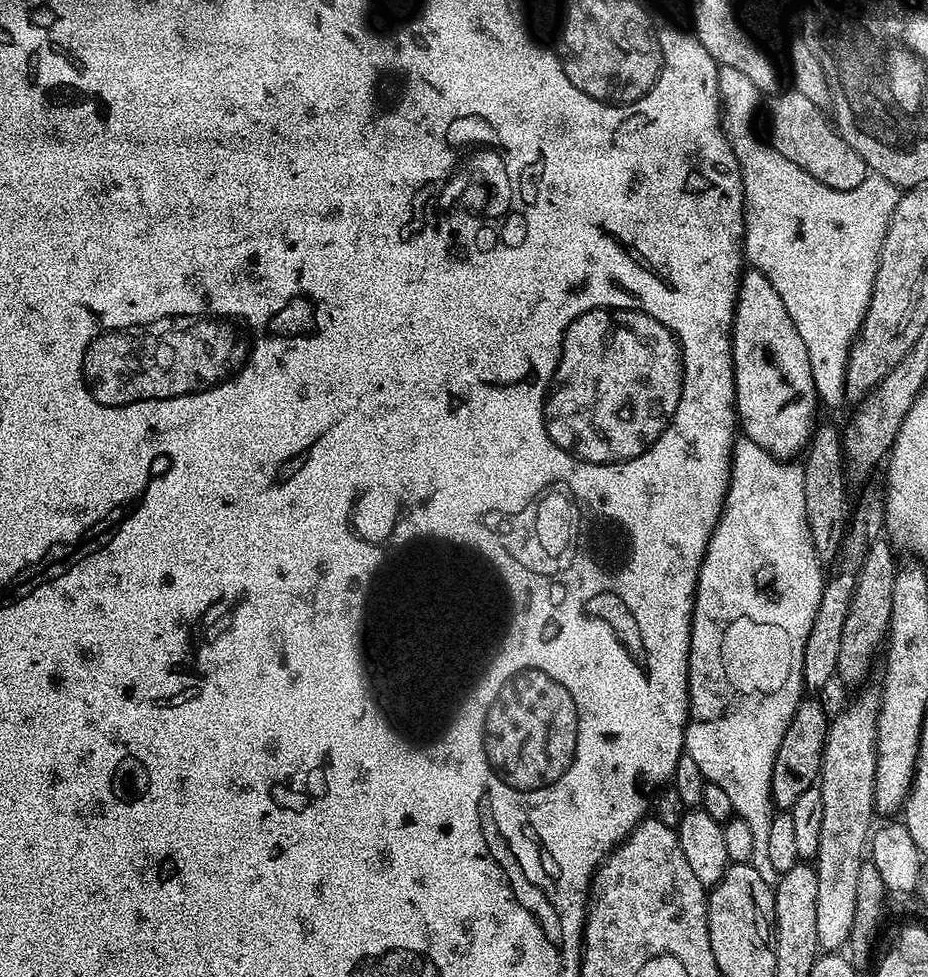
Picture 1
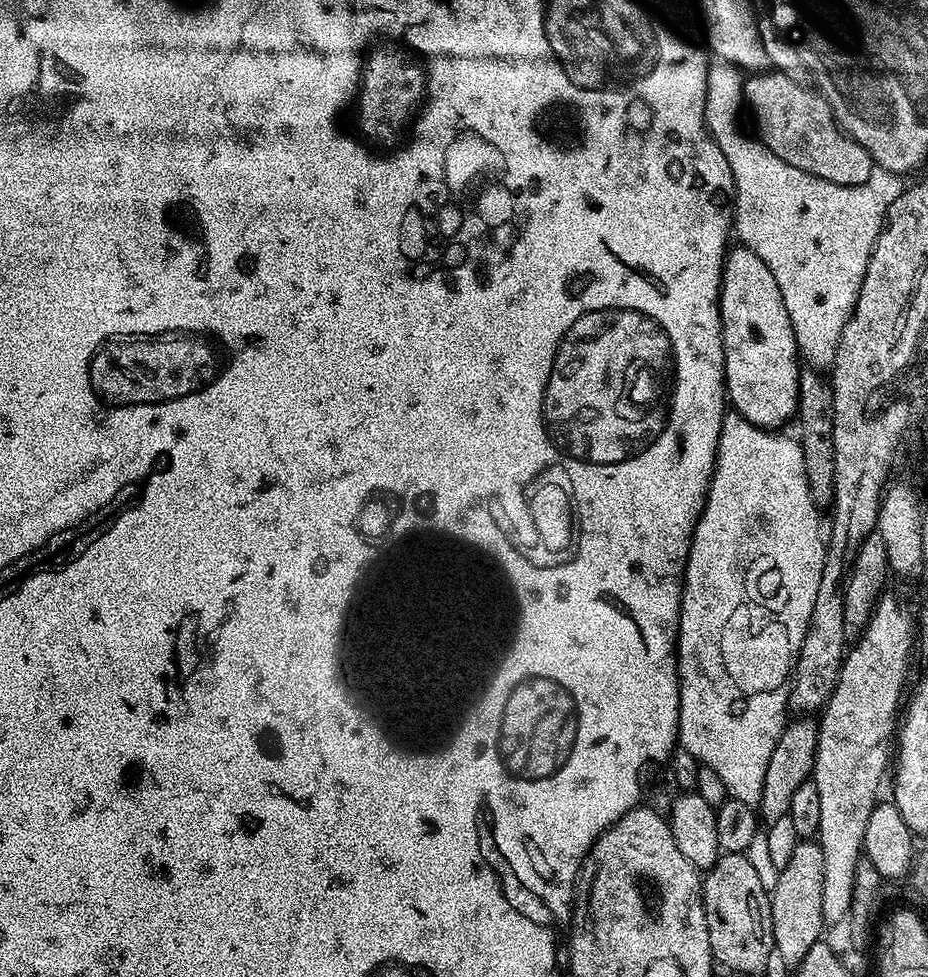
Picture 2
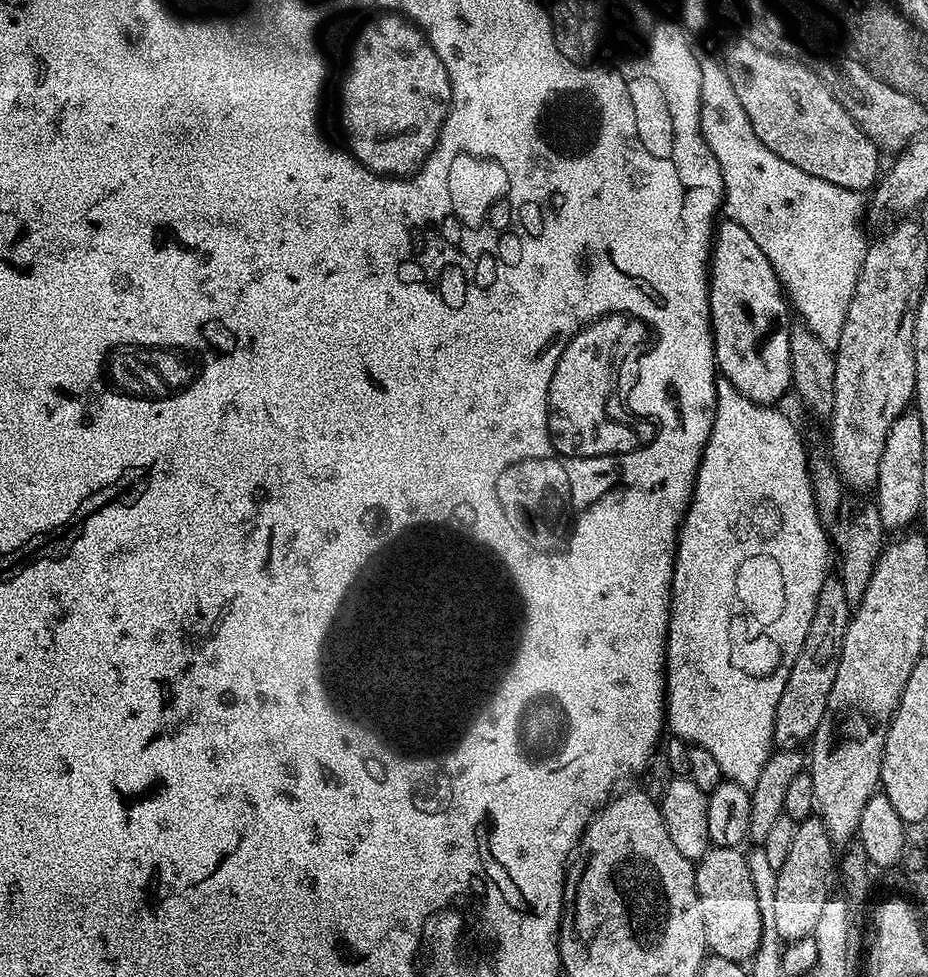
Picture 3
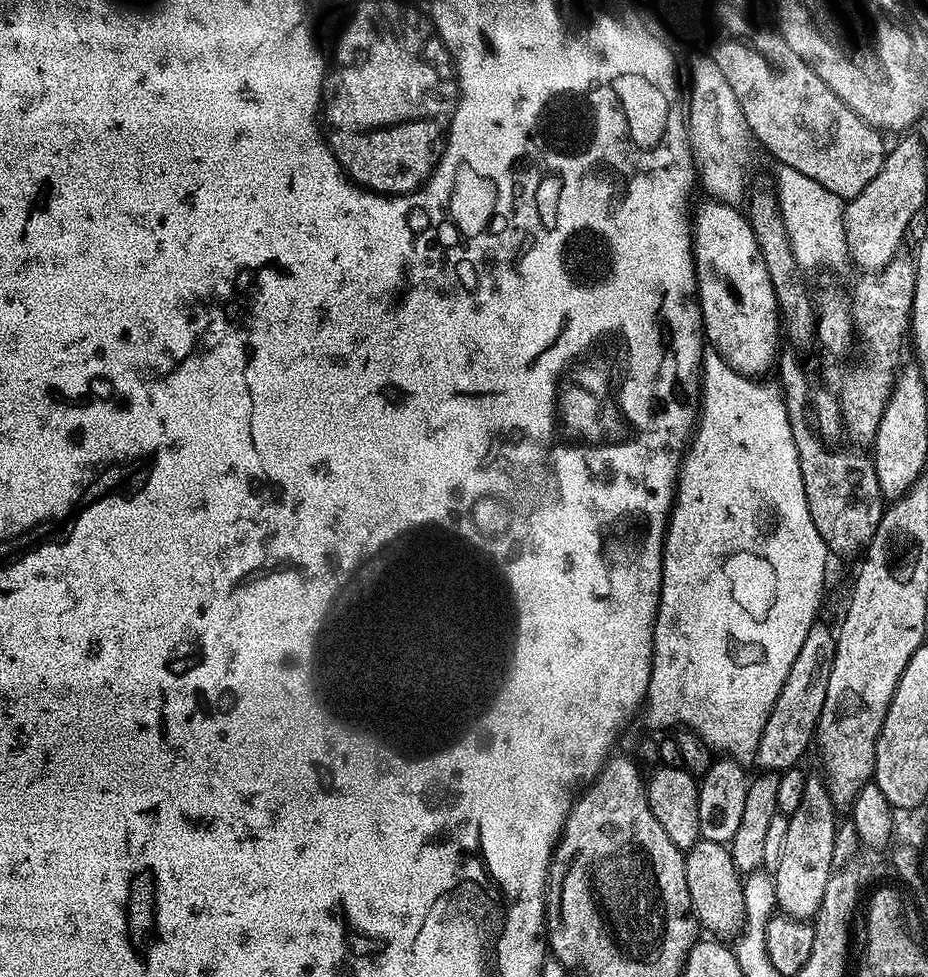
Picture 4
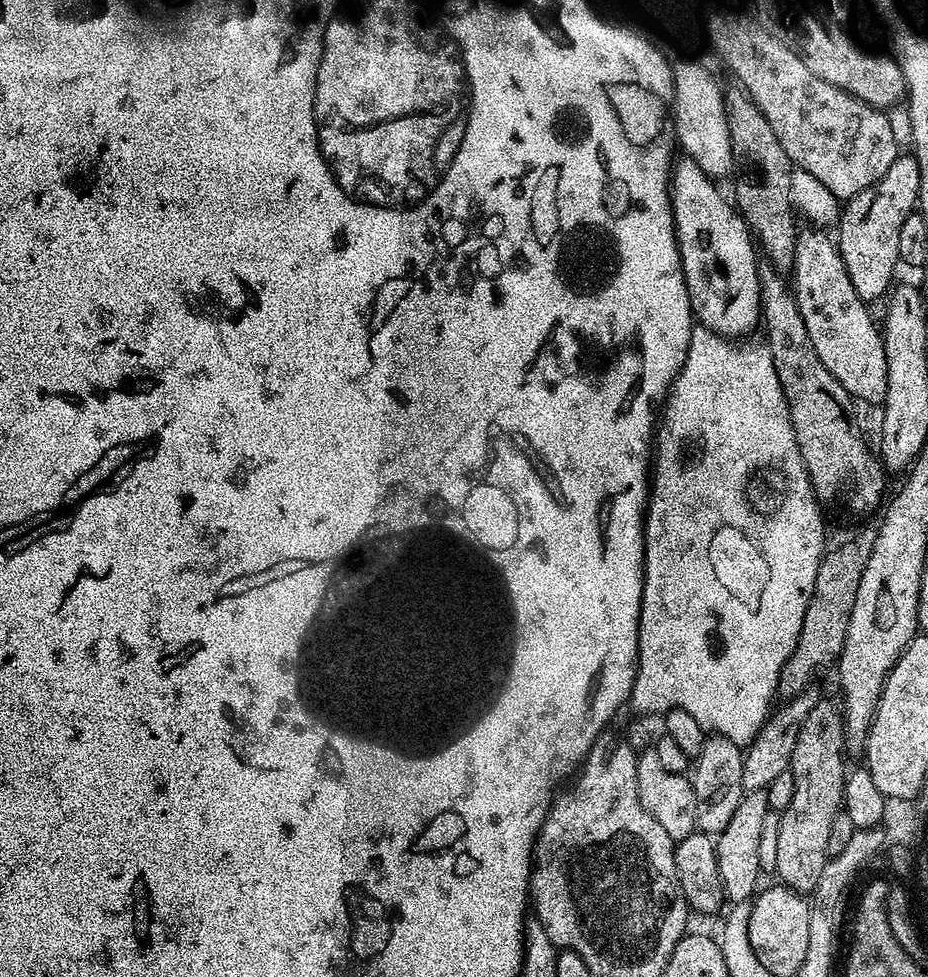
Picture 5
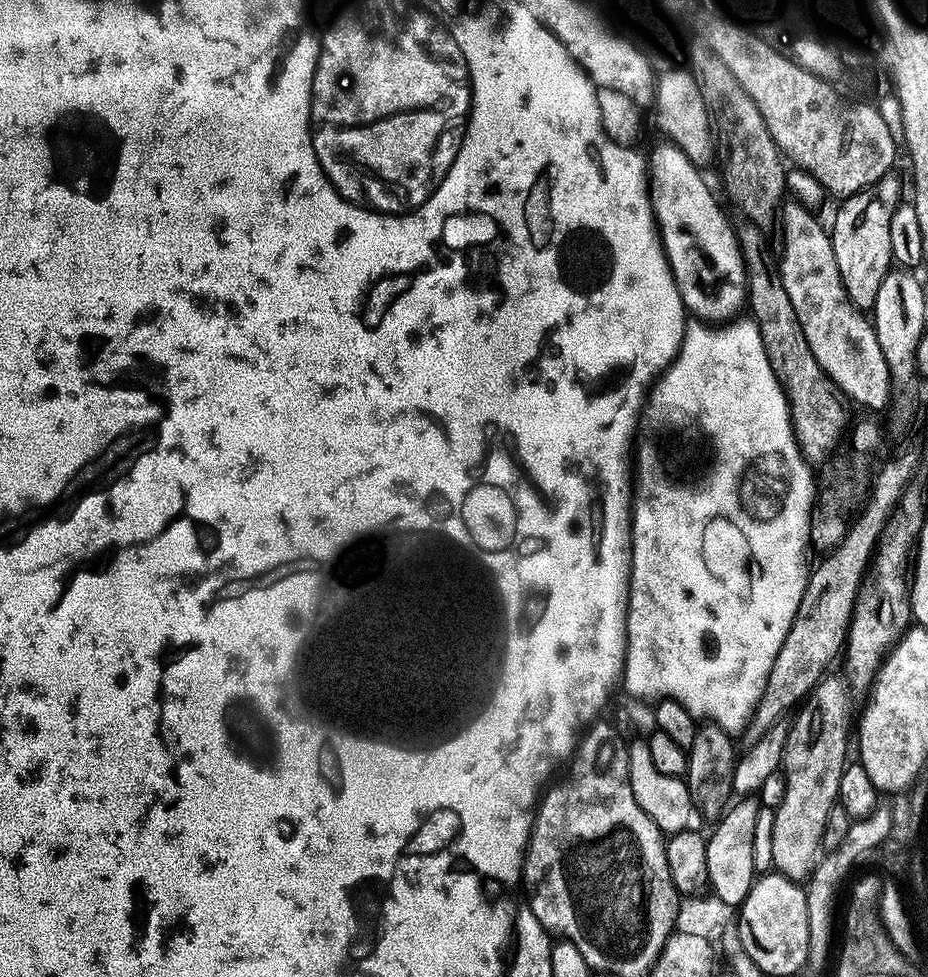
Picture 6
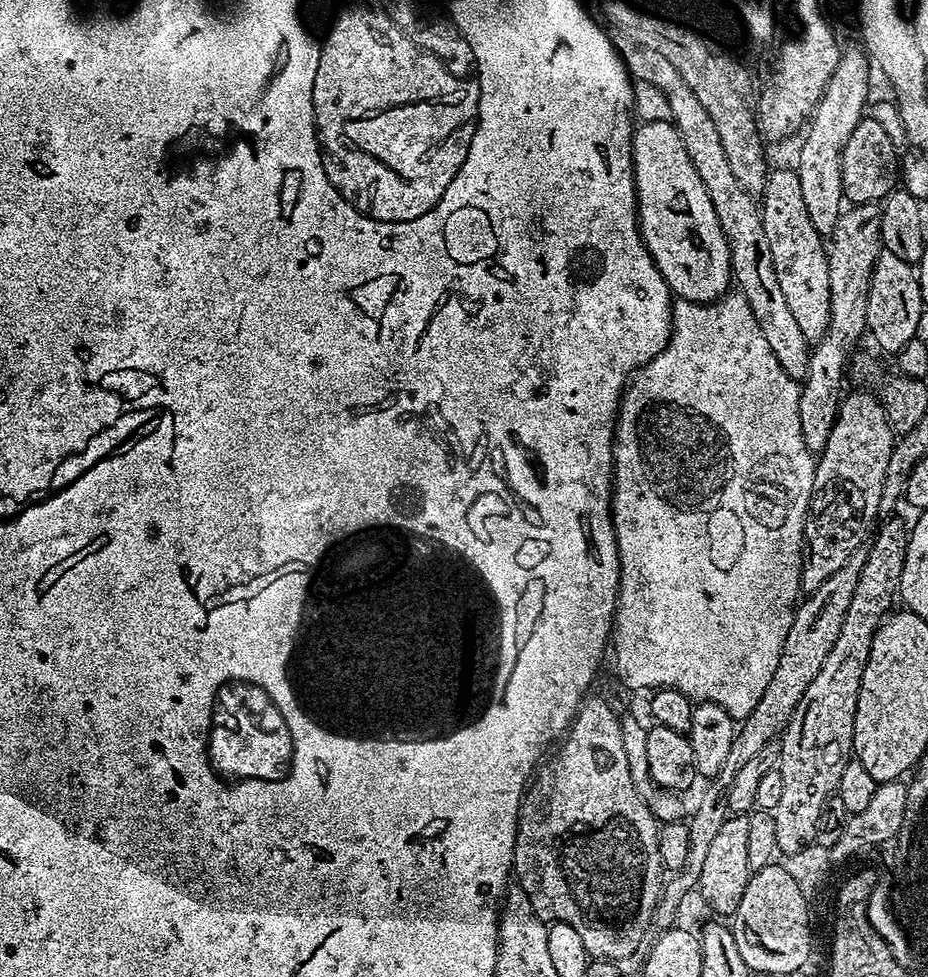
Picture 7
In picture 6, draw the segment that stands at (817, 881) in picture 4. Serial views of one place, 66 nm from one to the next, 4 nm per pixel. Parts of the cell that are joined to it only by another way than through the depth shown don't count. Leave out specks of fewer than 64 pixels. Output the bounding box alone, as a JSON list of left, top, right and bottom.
[770,675,854,882]

